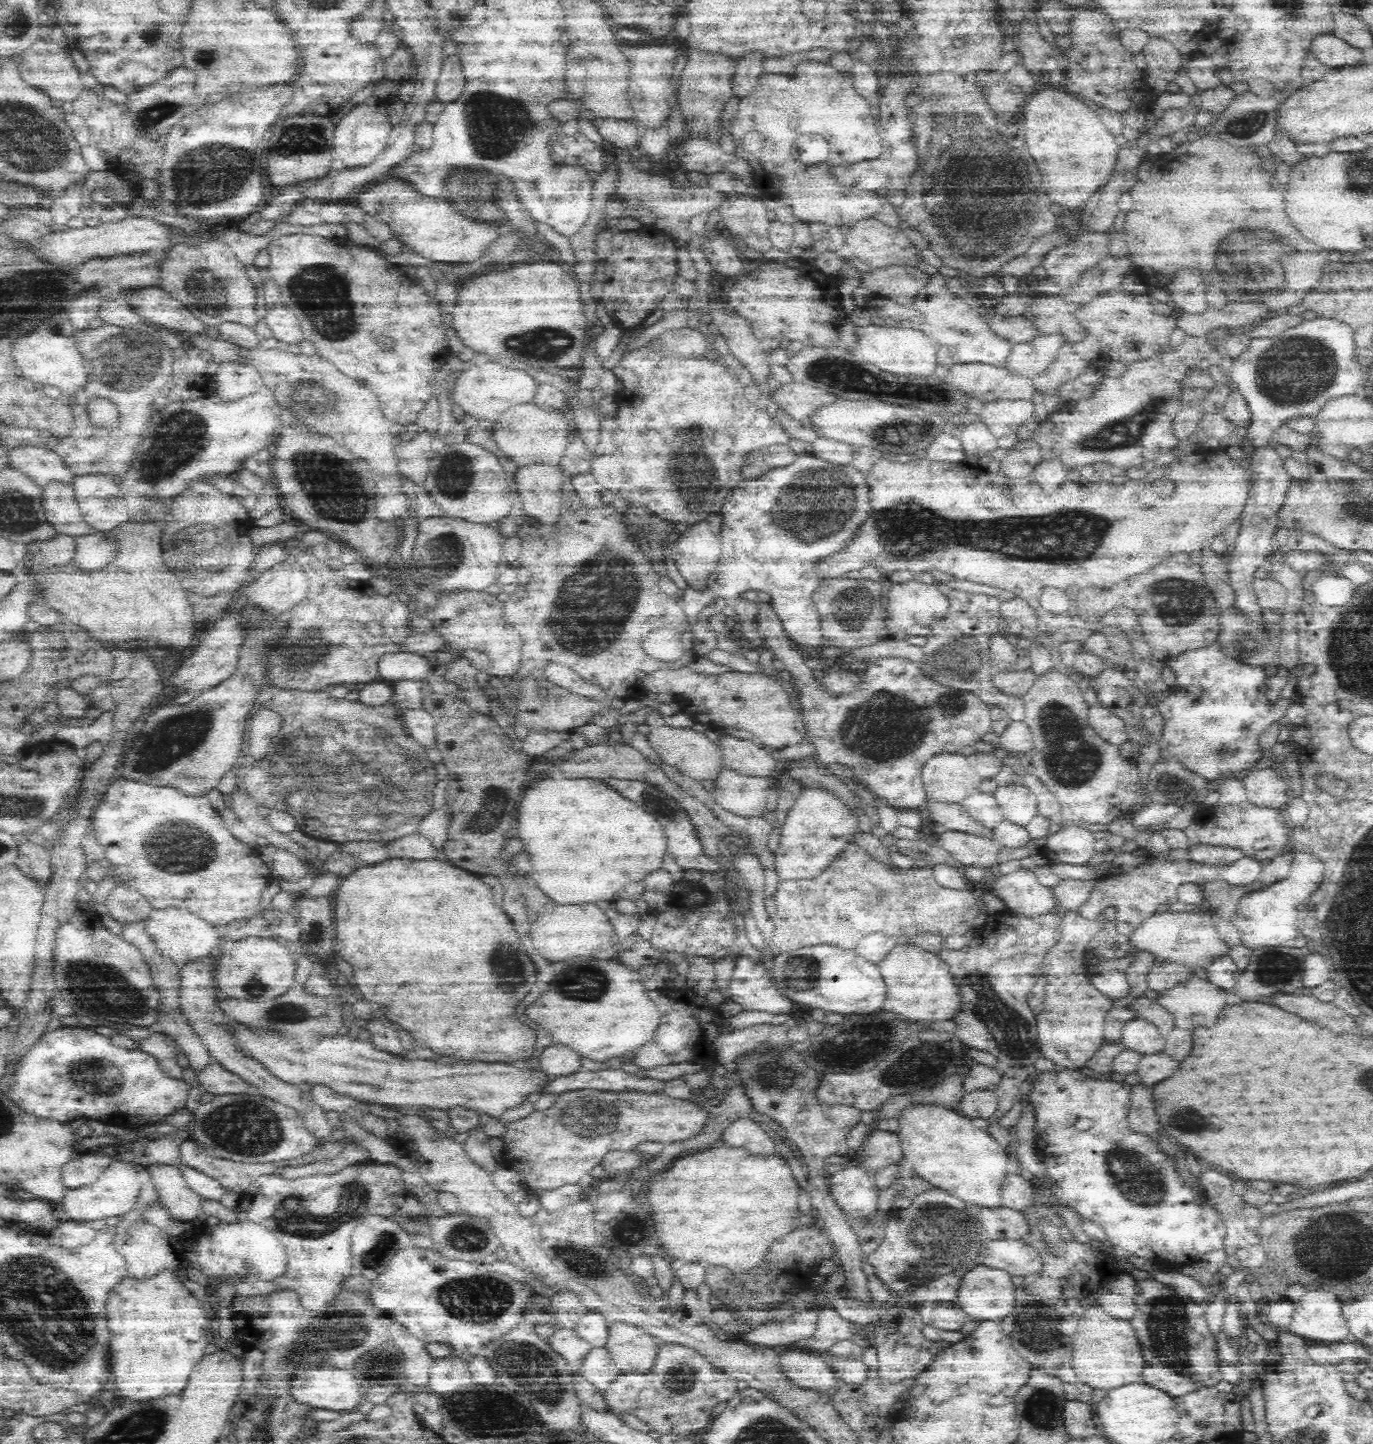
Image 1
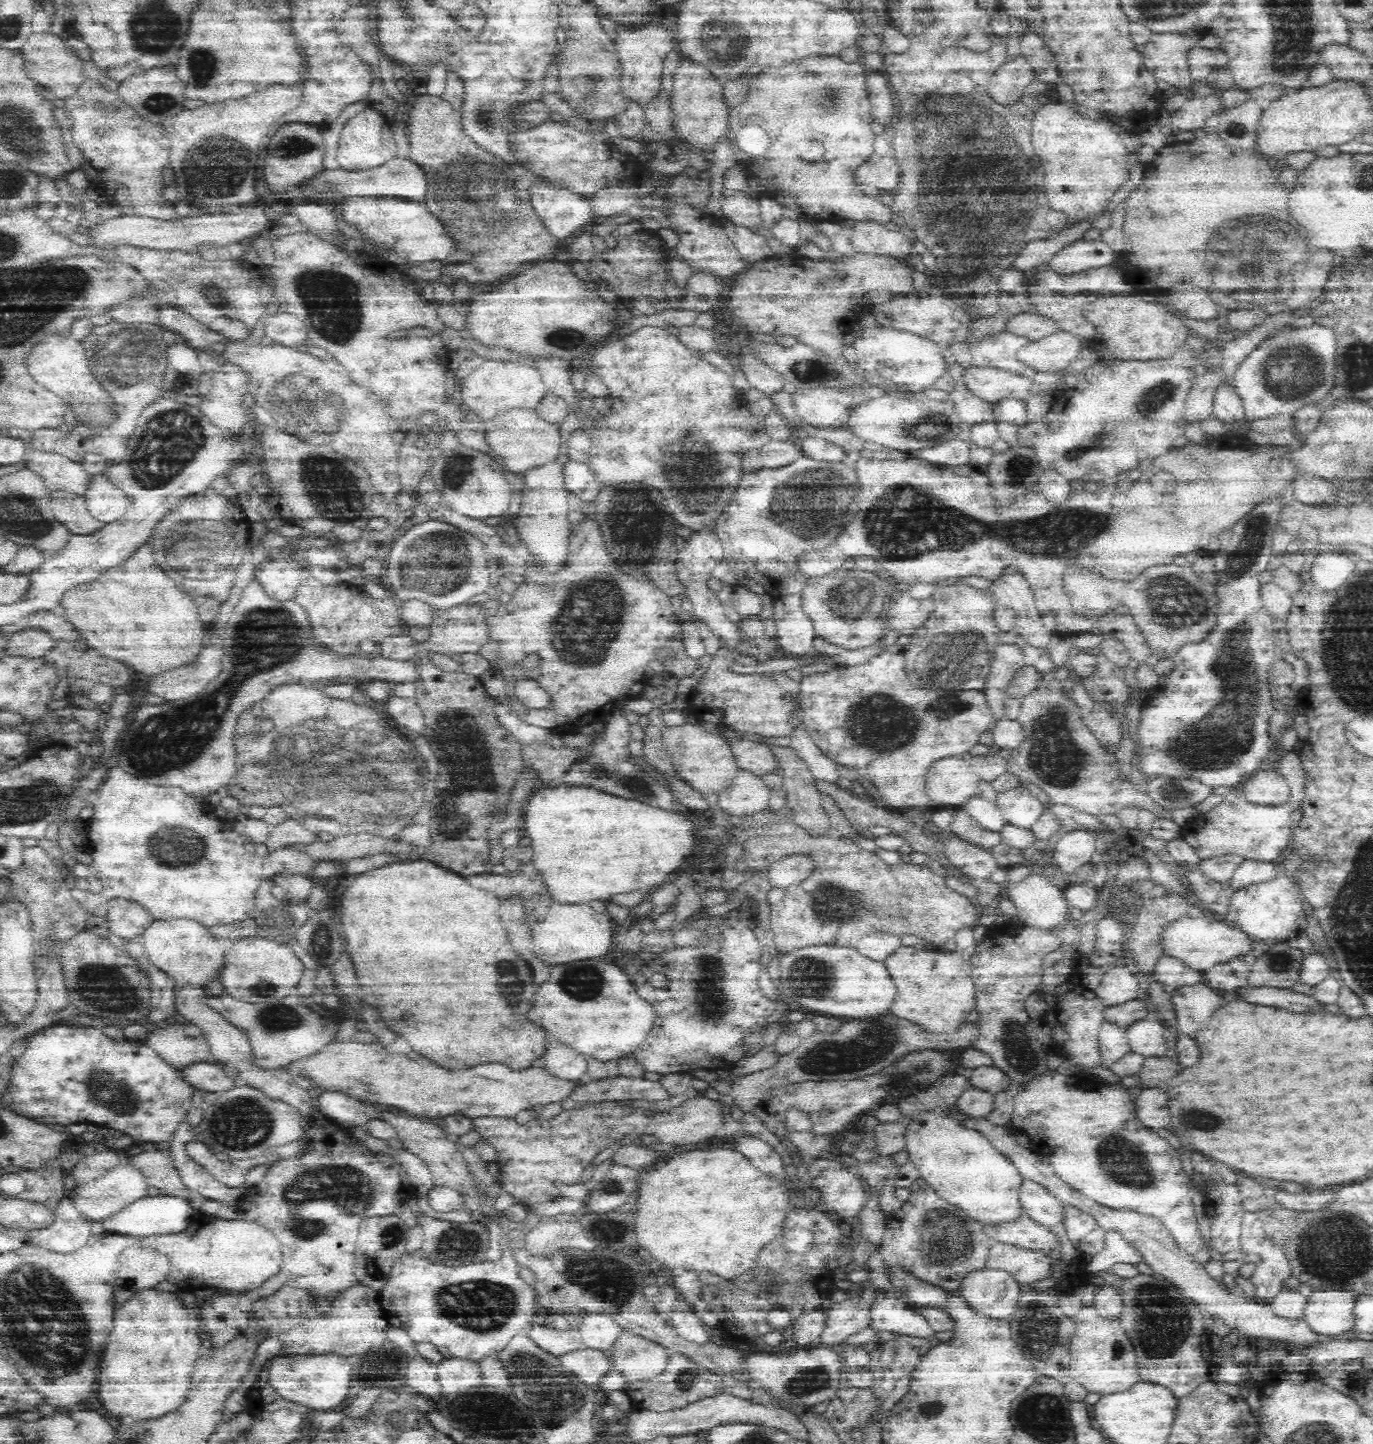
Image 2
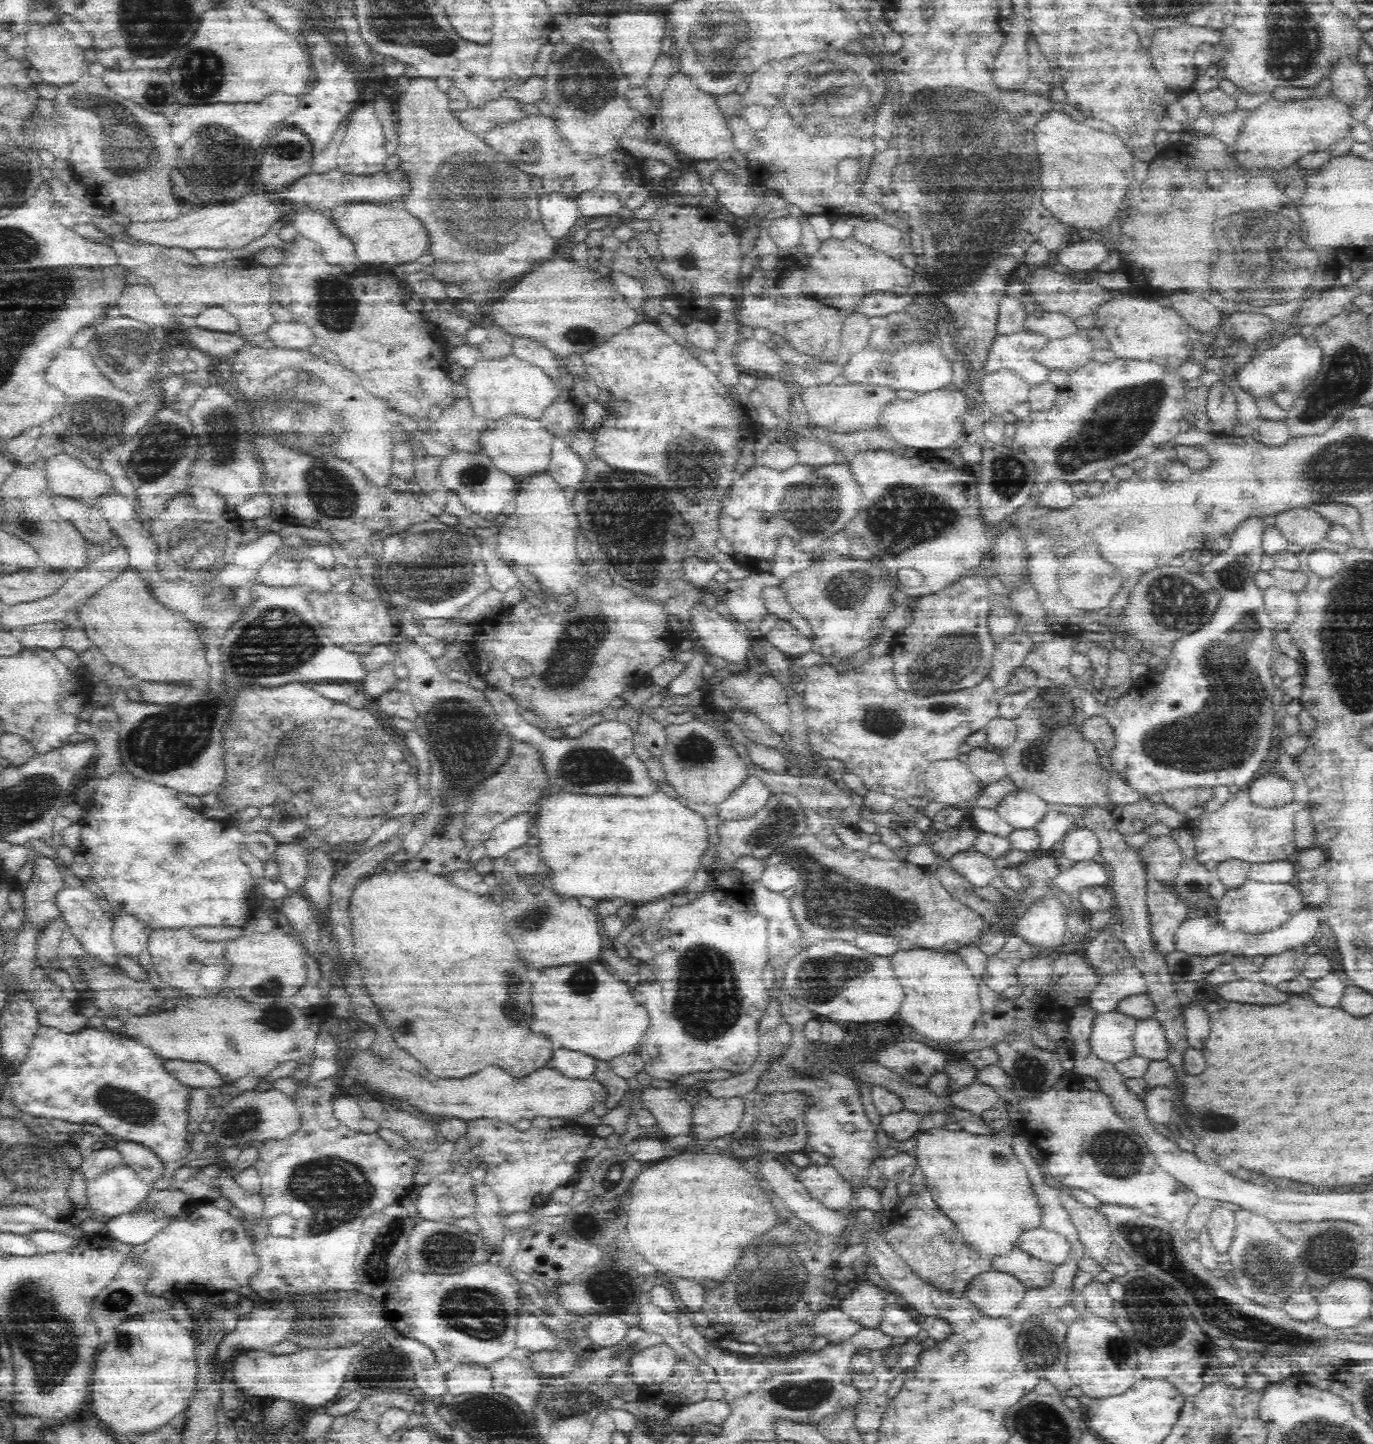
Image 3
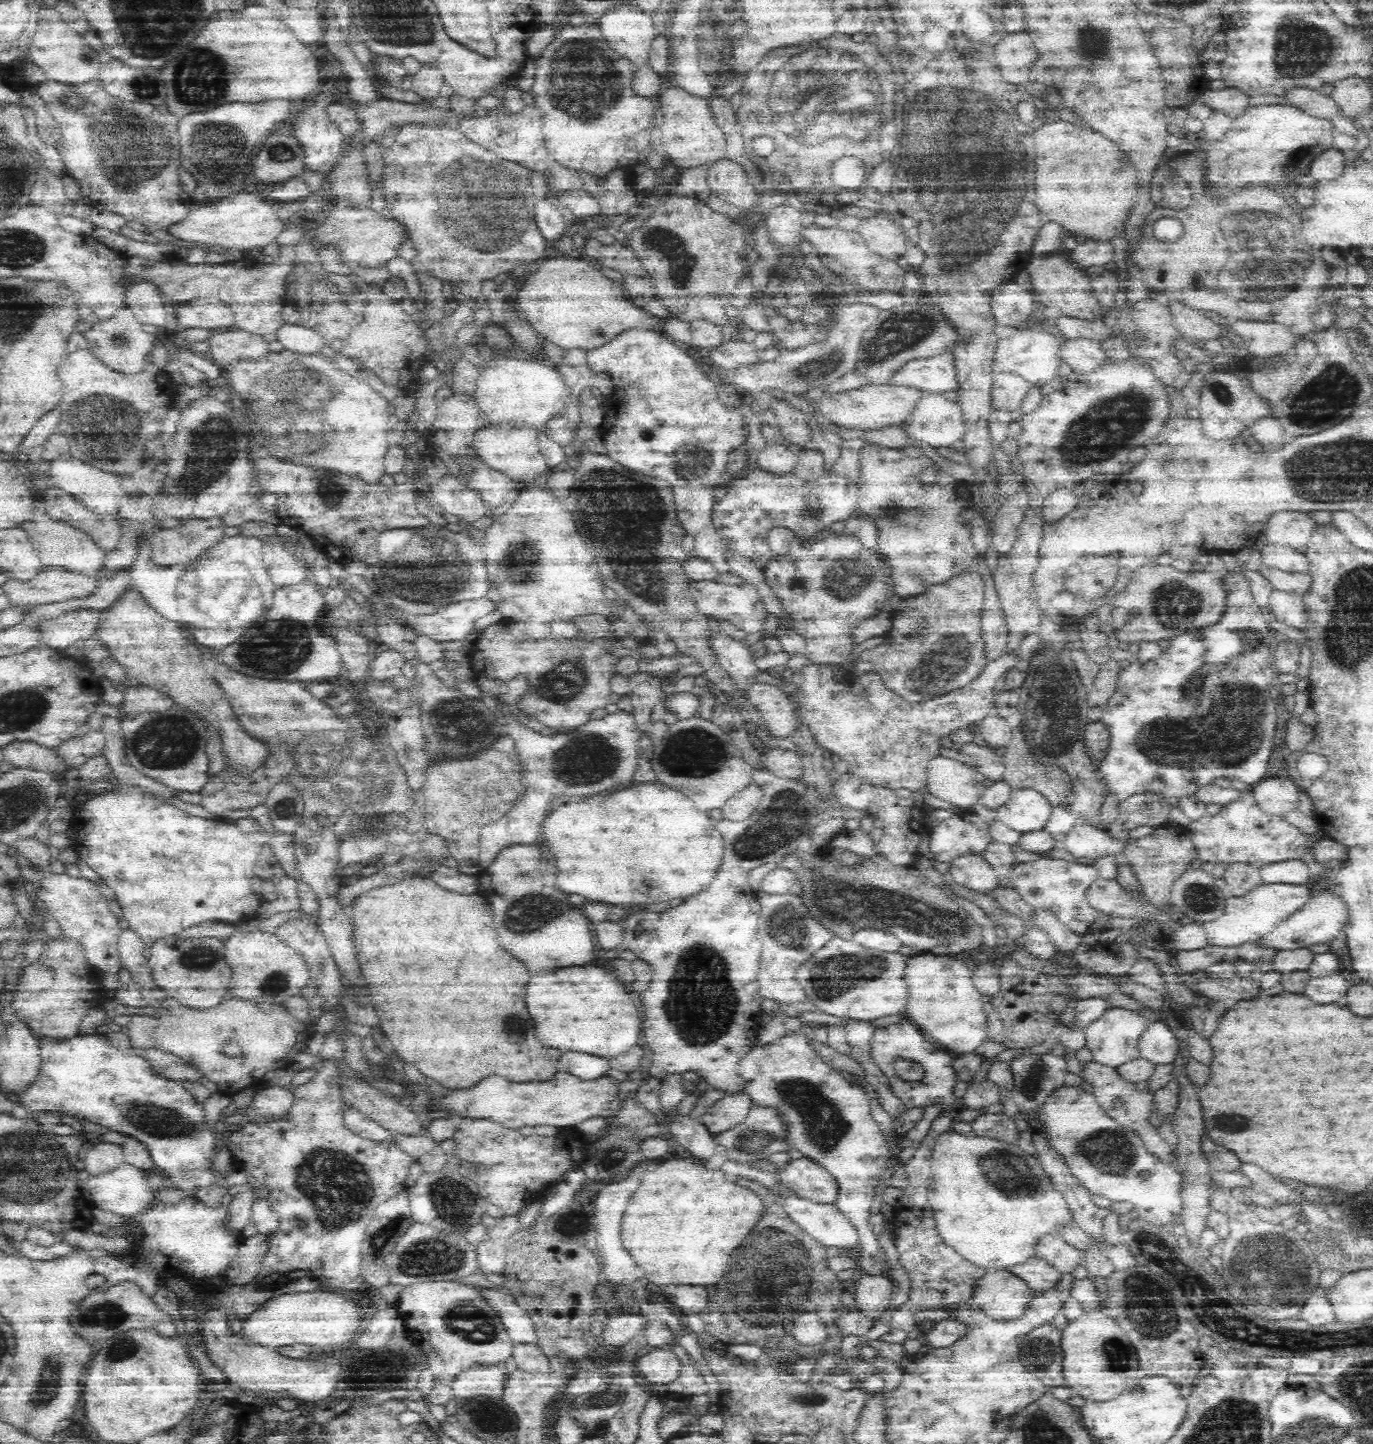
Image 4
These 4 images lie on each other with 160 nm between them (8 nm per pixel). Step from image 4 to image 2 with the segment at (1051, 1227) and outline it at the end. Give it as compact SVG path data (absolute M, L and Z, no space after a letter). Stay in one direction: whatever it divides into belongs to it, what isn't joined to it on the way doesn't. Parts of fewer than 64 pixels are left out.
M926 1112L916 1118L909 1117L904 1138L909 1162L920 1172L920 1179L938 1190L936 1193L946 1202L968 1210L968 1214L974 1216L972 1219L976 1219L980 1226L1008 1222L1023 1214L1018 1196L1022 1176L1011 1160L996 1150L989 1139L978 1130L965 1128L961 1120L954 1116L936 1116L934 1112Z

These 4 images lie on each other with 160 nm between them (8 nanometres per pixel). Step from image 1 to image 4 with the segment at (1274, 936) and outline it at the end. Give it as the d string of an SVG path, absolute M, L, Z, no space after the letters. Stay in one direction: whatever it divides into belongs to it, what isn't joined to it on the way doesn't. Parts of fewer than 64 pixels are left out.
M1259 884L1245 895L1225 897L1223 913L1212 921L1202 923L1210 944L1221 947L1235 947L1244 943L1257 942L1276 926L1300 910L1311 898L1312 891L1306 885Z

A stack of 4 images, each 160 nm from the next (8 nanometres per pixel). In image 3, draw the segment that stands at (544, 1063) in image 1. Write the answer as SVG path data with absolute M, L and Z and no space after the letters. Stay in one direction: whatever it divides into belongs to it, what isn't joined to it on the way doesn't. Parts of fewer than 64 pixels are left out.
M556 1050L548 1062L547 1068L558 1071L558 1073L568 1078L577 1078L578 1080L586 1080L594 1077L597 1072L596 1059L586 1056L586 1054L578 1054L572 1050Z

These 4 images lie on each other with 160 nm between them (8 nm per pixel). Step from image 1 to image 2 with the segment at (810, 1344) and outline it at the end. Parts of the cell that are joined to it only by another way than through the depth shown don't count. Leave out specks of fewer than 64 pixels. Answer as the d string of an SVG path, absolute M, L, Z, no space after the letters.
M873 1286L862 1289L862 1294L838 1297L826 1310L826 1324L818 1343L826 1347L842 1346L847 1338L869 1328L869 1306L876 1300L876 1289Z

